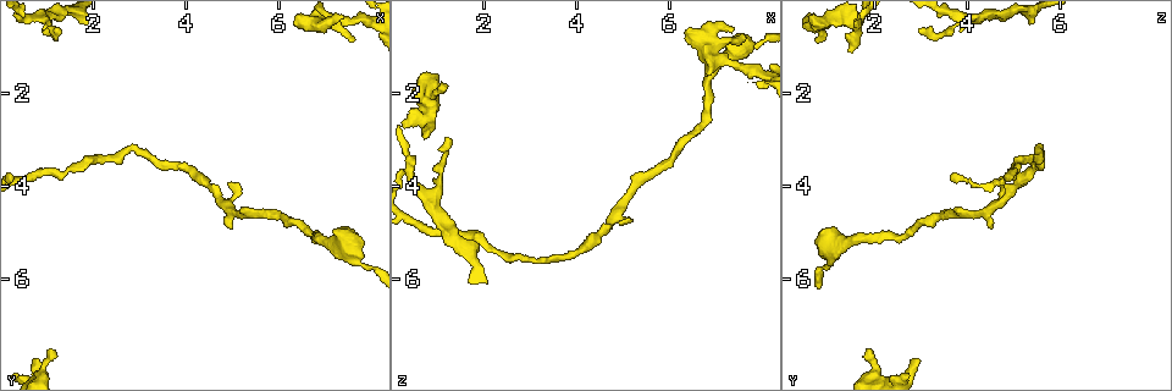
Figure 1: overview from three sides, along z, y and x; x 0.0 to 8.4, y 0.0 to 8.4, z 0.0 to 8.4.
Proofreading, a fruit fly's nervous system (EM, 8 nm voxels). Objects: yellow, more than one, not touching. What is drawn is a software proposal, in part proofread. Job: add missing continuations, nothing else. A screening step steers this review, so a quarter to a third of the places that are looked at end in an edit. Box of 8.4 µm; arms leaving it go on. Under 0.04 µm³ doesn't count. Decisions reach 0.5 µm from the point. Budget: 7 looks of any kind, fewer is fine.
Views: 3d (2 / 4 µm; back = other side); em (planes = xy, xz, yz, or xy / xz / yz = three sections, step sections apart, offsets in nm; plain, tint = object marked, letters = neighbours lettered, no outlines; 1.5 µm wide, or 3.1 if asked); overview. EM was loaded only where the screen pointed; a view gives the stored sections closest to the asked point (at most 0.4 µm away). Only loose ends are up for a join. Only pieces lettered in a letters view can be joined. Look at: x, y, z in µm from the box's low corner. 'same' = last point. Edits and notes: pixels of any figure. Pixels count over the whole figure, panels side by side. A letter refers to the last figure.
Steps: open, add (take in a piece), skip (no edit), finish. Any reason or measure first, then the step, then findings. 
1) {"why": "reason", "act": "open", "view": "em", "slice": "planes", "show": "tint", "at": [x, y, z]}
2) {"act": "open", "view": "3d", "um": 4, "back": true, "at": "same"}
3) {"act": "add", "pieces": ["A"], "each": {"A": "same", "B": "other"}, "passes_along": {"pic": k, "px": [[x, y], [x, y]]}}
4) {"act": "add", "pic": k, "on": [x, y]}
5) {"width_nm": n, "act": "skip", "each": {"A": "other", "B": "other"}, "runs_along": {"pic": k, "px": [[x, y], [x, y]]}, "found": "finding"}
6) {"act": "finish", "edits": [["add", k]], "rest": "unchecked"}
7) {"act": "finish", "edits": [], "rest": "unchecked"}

{"why": "branch stops here", "act": "open", "view": "3d", "um": 2, "at": [7.55, 0.85, 0.75]}

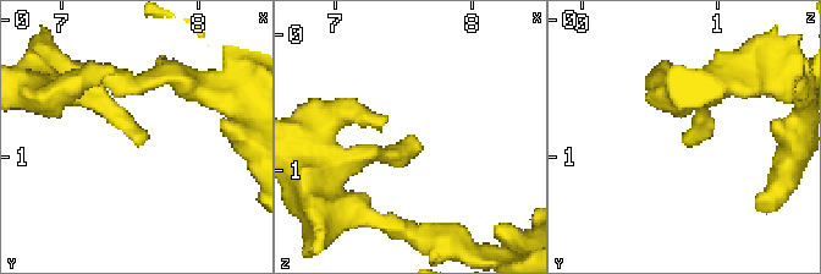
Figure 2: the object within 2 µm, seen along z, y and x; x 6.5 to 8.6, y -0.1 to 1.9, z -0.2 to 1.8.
{"why": "need the tissue", "act": "open", "view": "em", "slice": "yz", "step": 4, "show": "letters", "at": [7.62, 0.88, 0.78]}

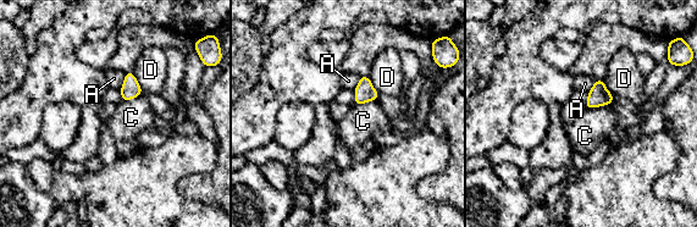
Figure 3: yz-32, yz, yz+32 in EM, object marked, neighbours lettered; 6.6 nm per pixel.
{"why": "cut it another way", "act": "open", "view": "em", "slice": "planes", "show": "letters", "at": "same"}

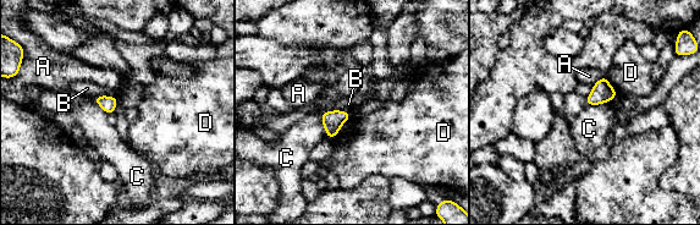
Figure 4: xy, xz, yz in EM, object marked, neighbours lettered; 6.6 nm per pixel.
{"act": "skip", "each": {"A": "other", "B": "other", "C": "other", "D": "other"}, "border": {"pic": 4, "px": [[351, 113], [326, 110], [321, 114]]}, "found": "none of them fits"}

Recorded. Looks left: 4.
{"why": "branch stops here", "act": "open", "view": "em", "slice": "xz", "step": 4, "show": "letters", "at": [1.20, 0.55, 2.95]}

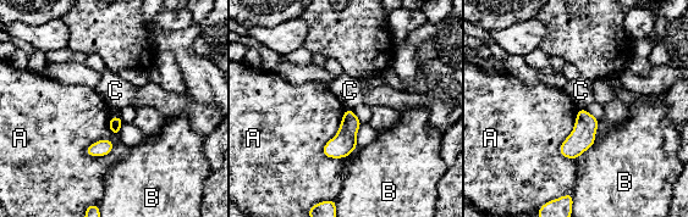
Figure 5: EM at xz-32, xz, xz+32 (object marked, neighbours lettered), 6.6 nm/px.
{"act": "open", "view": "em", "slice": "planes", "show": "letters", "at": "same"}

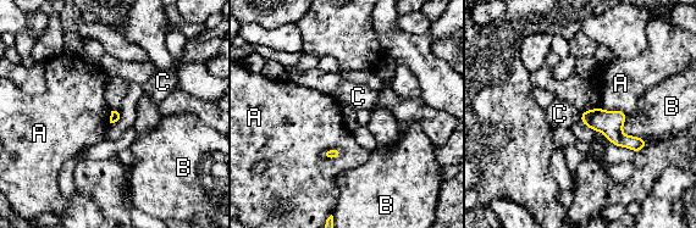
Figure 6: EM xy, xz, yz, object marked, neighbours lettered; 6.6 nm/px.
{"act": "skip", "each": {"A": "other", "B": "other", "C": "other"}, "found": "no lettered piece goes on from it"}

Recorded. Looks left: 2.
{"act": "finish", "edits": [], "rest": "unchecked"}

